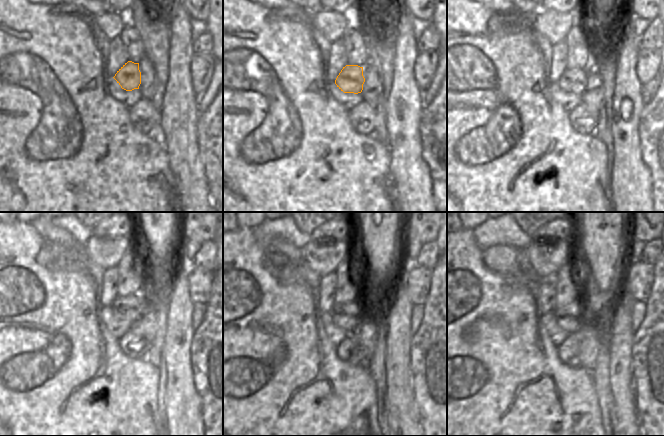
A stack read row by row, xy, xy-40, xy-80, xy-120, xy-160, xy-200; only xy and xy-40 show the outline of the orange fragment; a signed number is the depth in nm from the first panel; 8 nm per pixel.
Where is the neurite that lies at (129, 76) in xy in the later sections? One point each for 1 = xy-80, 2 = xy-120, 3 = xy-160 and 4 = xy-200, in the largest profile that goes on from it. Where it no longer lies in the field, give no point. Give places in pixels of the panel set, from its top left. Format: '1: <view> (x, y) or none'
1: xy-80 (574, 81)
2: xy-120 (128, 308)
3: xy-160 (348, 323)
4: xy-200 (569, 324)

